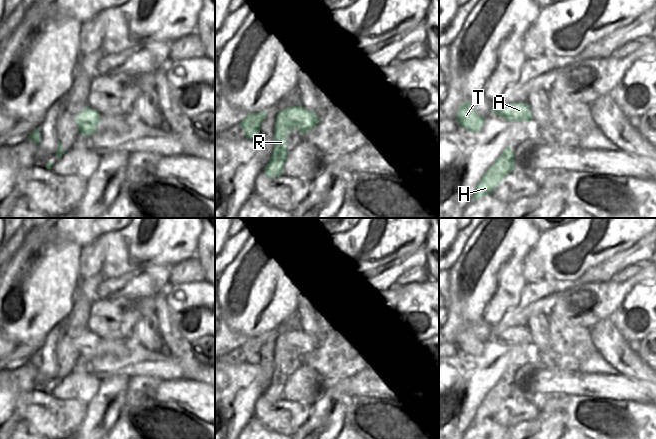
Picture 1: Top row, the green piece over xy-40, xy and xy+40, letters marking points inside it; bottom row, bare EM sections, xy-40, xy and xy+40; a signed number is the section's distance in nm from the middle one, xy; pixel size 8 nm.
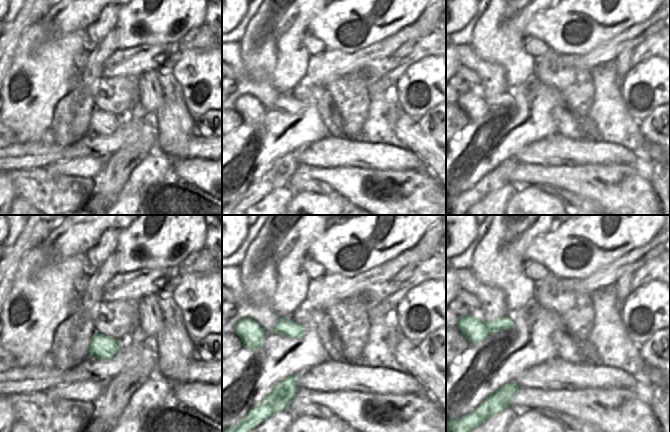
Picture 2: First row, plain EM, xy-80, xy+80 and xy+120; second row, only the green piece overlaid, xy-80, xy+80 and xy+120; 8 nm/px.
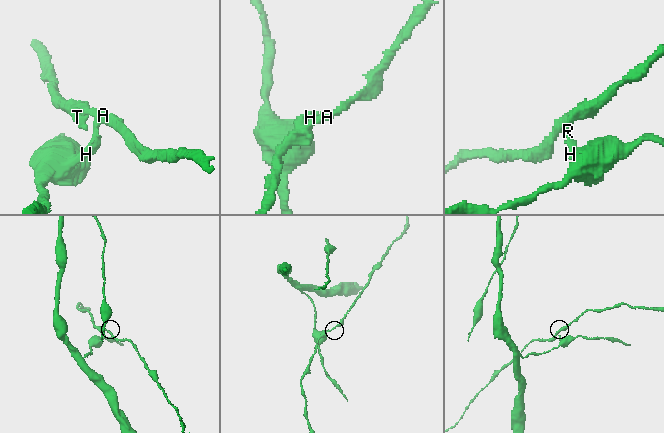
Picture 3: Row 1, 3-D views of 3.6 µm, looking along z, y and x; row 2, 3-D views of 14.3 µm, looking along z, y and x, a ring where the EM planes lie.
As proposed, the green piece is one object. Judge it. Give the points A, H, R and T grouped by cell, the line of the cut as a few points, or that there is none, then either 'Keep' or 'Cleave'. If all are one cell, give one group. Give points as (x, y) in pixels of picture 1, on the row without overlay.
Groups: A R T / H. Split along xy (285, 374), (278, 378), (272, 377). Cleave.

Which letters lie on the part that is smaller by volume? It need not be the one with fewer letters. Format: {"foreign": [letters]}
{"foreign": ["A", "R", "T"]}

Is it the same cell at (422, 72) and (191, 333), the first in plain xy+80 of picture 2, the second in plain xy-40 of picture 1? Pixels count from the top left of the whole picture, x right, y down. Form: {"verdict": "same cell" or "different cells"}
{"verdict": "same cell"}

